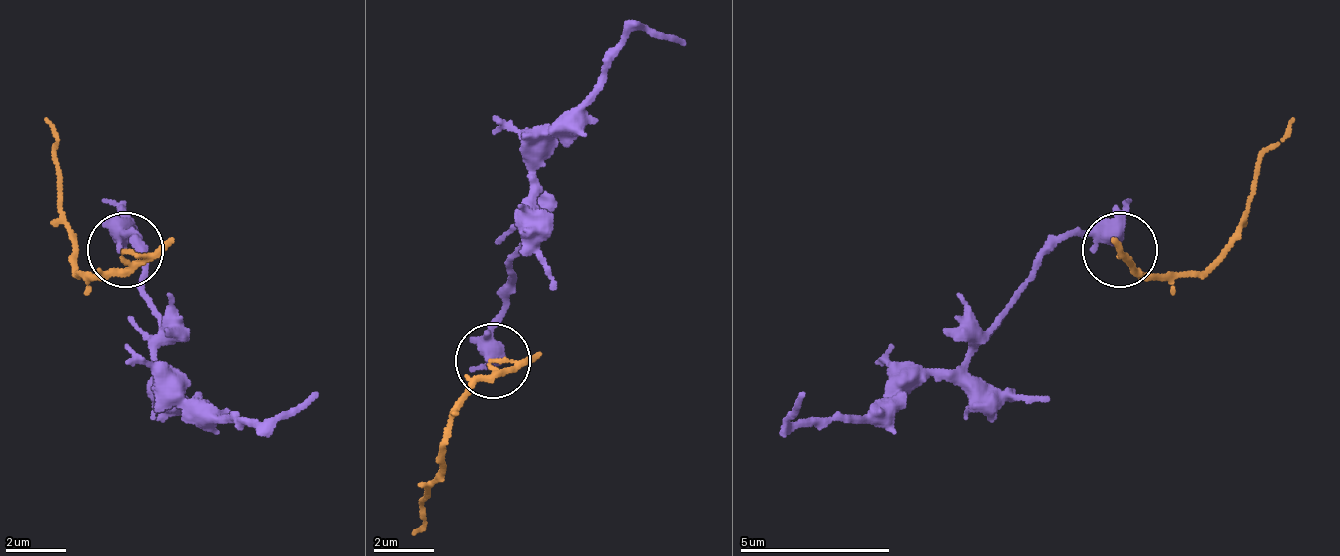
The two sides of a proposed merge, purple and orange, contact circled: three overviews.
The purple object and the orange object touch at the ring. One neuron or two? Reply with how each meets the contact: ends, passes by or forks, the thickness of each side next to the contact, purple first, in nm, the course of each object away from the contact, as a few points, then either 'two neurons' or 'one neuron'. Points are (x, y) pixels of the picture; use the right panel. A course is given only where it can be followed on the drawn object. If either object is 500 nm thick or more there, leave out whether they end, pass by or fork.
purple forks | orange passes by | 320/130 nm | purple via (1118, 247), (1073, 232), (997, 323), (967, 353), (885, 406), (817, 421), (787, 421), (802, 390) | orange via (1118, 247), (1148, 278), (1193, 278), (1238, 225), (1253, 165), (1291, 119) | two neurons

